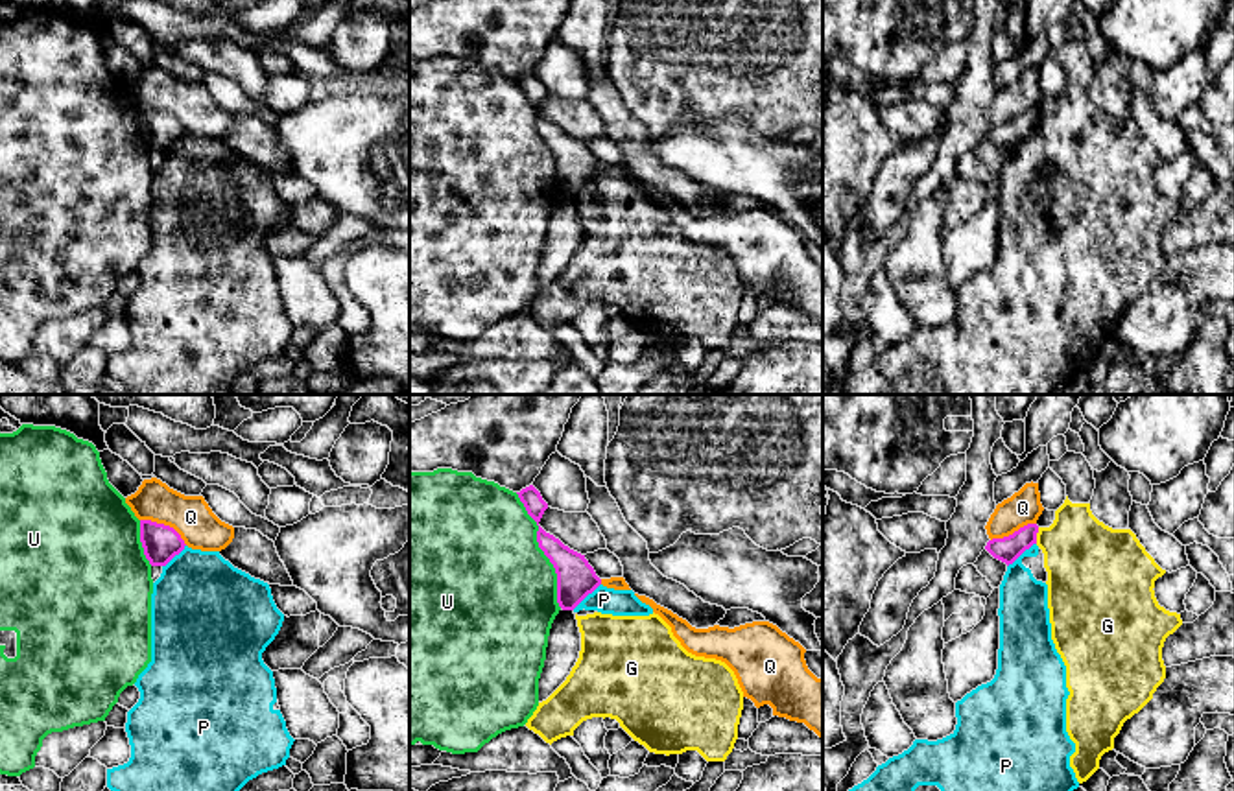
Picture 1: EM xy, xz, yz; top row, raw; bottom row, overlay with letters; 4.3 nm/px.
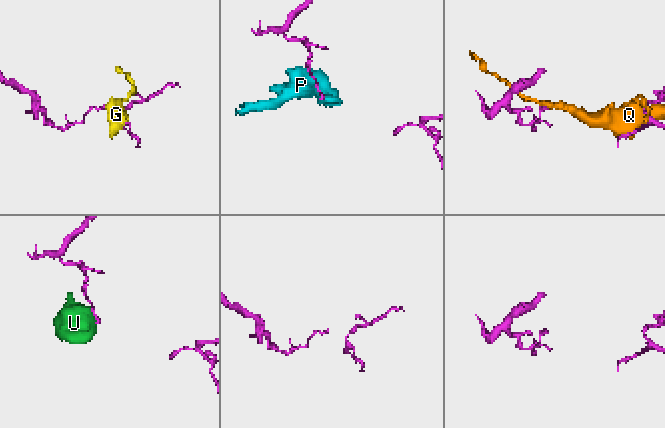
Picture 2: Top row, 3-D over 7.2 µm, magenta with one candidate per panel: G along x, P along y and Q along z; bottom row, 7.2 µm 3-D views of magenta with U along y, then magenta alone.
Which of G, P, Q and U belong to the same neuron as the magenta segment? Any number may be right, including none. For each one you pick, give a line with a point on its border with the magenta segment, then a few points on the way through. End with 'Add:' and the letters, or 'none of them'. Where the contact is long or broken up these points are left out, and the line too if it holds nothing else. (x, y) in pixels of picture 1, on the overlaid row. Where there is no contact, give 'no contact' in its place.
Add: none of them

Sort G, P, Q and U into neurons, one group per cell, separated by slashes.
G P / Q / U

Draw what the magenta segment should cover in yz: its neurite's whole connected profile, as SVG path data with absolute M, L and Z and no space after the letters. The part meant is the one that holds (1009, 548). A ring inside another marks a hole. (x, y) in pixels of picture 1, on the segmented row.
M1027 524L1003 538L992 538L987 542L985 549L1007 566L1013 564L1026 549L1037 544L1037 524Z

